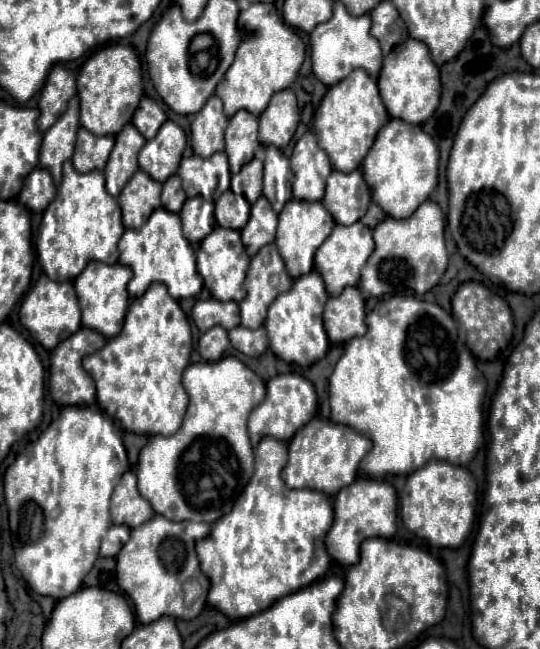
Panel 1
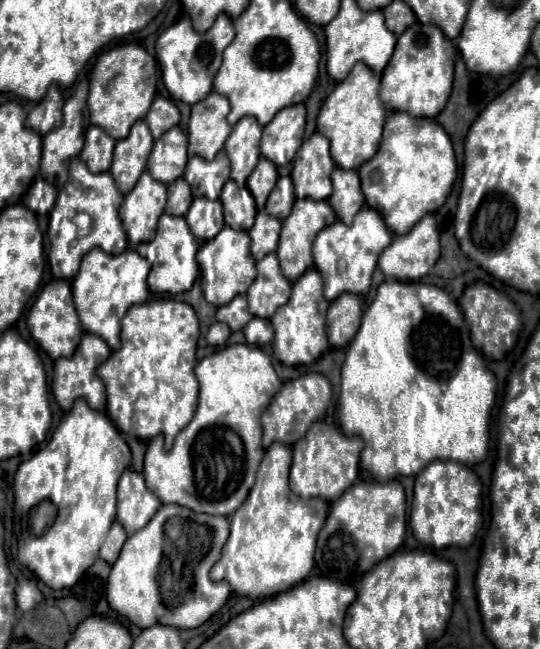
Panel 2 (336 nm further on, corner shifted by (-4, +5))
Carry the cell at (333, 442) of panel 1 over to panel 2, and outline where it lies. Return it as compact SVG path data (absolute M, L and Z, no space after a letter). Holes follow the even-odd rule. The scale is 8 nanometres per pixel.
M316 421L308 435L294 445L294 463L290 469L290 489L302 499L322 497L324 501L336 501L358 477L362 439L344 435L338 427Z

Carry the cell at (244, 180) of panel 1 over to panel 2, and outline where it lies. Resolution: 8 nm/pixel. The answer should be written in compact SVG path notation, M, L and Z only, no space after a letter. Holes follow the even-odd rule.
M260 159L260 163L256 165L256 171L252 171L252 175L248 177L246 185L248 189L252 191L254 199L256 199L256 207L258 211L264 209L264 203L267 202L268 195L272 191L272 187L276 185L278 181L278 171L276 171L276 165L268 159Z

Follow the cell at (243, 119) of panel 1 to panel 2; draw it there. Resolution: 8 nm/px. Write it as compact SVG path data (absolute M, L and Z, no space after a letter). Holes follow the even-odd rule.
M244 117L234 125L234 131L226 139L224 151L232 167L230 179L240 183L240 187L246 185L248 175L254 171L260 159L260 147L258 147L260 137L262 137L262 127L258 125L258 121L252 117Z

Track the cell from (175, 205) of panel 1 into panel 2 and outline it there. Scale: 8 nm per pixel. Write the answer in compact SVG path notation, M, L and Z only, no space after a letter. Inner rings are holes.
M180 177L174 183L168 185L168 203L166 203L166 213L168 215L186 215L192 203L192 193L190 185Z

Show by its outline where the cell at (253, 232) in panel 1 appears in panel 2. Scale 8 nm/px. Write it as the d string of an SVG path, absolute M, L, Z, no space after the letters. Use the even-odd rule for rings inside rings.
M260 211L256 215L254 227L250 229L250 239L252 239L250 251L252 251L252 255L254 255L256 261L260 261L268 253L274 253L276 251L280 229L282 229L282 225L280 225L278 219L272 219L264 211Z

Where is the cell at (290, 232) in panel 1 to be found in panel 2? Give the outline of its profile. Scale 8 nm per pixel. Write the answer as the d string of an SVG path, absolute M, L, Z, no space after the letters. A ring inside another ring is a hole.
M302 199L302 201L294 203L292 213L282 223L280 245L278 245L278 251L276 251L282 273L288 281L296 281L304 271L308 271L312 267L312 241L314 241L314 237L318 235L320 229L324 229L326 225L330 225L334 221L336 221L336 215L334 215L332 207L326 201Z

